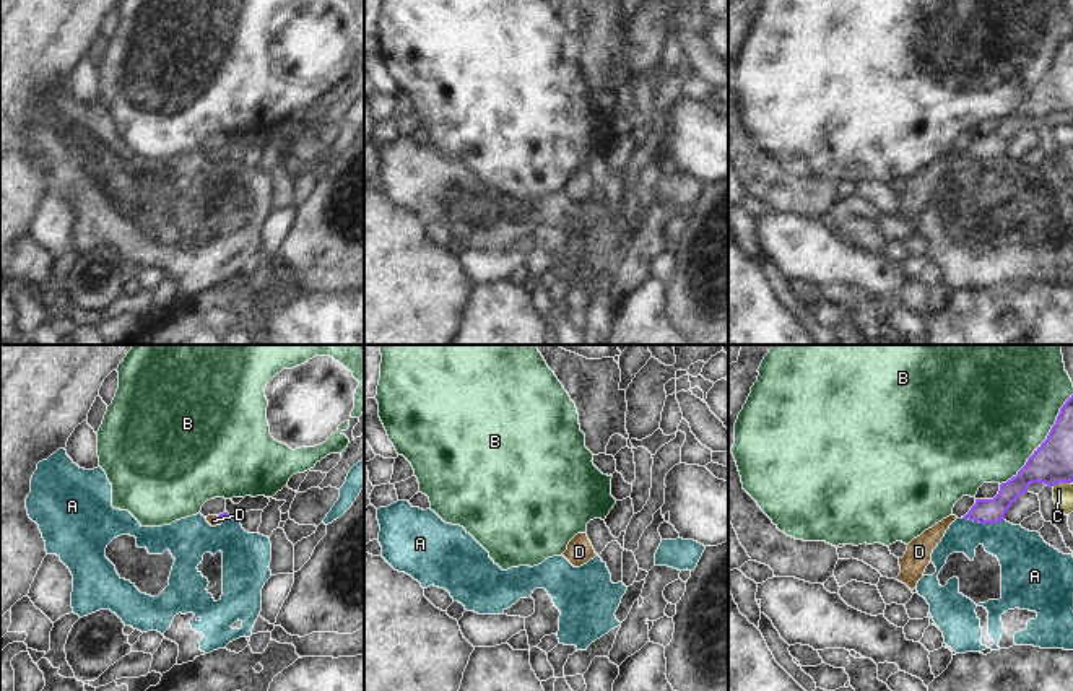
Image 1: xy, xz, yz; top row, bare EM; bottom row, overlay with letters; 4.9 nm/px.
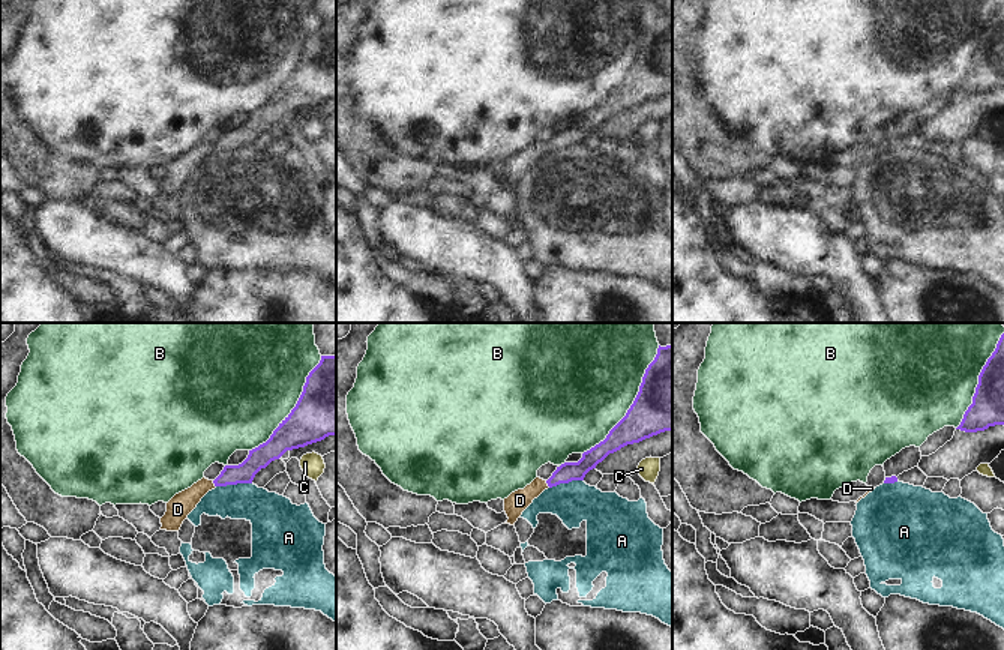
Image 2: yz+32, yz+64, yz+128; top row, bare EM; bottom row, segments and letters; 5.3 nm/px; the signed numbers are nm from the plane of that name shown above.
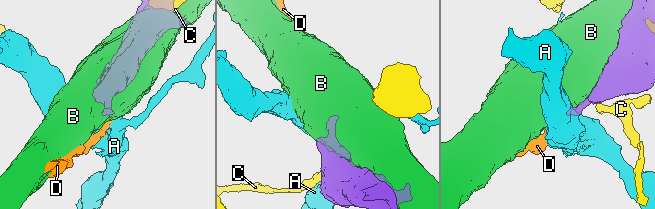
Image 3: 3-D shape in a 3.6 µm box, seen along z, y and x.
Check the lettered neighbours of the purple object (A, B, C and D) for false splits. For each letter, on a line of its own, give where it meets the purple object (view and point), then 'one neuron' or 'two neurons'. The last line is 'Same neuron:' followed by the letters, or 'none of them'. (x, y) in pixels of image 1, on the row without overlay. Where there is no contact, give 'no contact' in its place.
A: yz (982, 158) | two neurons
B: yz (1042, 78) | two neurons
C: yz (1062, 117) | two neurons
D: xy (220, 155) | one neuron
Same neuron: D

